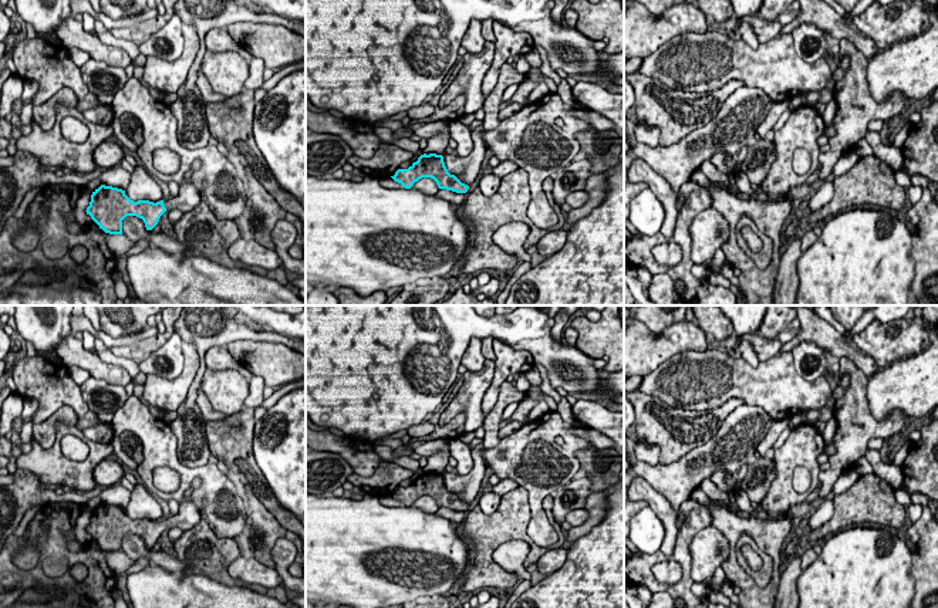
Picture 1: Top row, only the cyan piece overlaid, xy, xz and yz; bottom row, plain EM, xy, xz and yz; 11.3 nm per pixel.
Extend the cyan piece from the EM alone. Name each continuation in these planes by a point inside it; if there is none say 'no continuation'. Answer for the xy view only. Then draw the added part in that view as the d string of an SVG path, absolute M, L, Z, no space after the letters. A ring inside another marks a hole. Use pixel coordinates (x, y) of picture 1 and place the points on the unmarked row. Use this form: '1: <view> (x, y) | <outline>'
1: xy (188, 516) | M186 490L183 500L179 503L178 514L171 514L169 517L163 519L166 530L179 528L183 533L193 528L200 521L200 514L190 496L192 493Z

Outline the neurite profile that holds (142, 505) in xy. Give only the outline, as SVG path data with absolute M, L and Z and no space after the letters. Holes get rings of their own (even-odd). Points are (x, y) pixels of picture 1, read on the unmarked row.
M139 483L131 493L125 513L134 520L149 519L156 521L163 519L162 507L158 503L156 497L144 484Z

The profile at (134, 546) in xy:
M126 534L122 538L122 553L125 553L134 563L146 557L149 564L159 565L169 572L180 574L186 570L186 565L179 561L176 555L171 555L163 550L153 553L152 548L145 545L144 538L136 534Z

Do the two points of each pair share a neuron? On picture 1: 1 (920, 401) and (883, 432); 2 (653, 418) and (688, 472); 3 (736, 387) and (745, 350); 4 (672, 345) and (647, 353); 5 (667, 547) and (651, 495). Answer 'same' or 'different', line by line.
1: different
2: different
3: different
4: same
5: same

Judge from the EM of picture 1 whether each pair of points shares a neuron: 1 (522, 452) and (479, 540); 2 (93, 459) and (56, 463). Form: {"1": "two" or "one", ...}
{"1": "two", "2": "one"}

